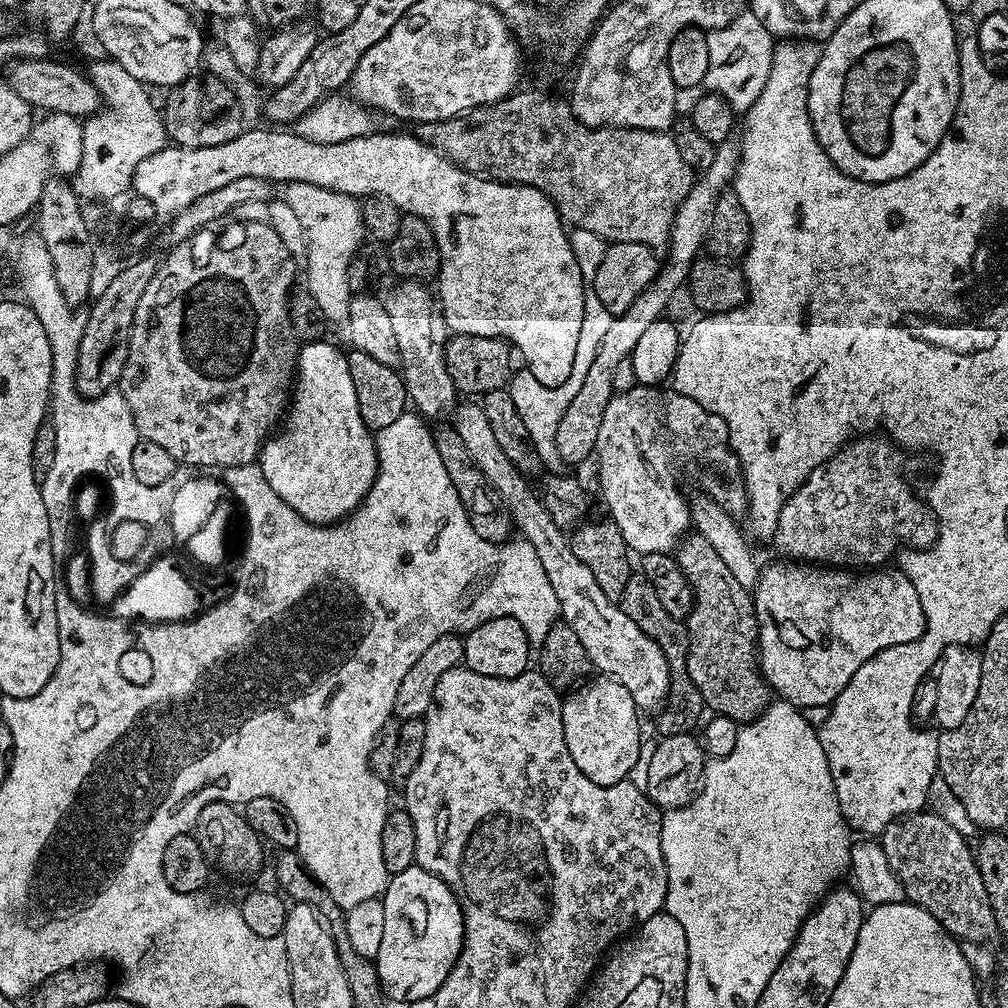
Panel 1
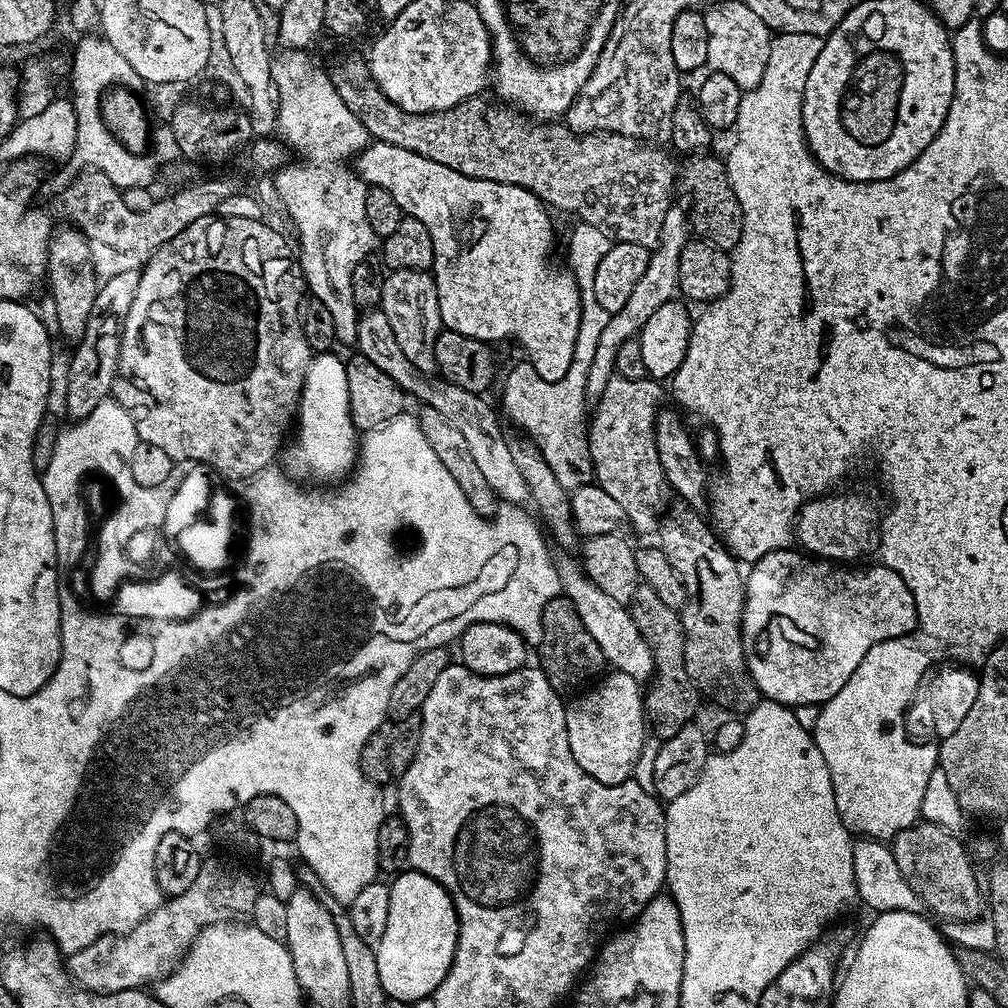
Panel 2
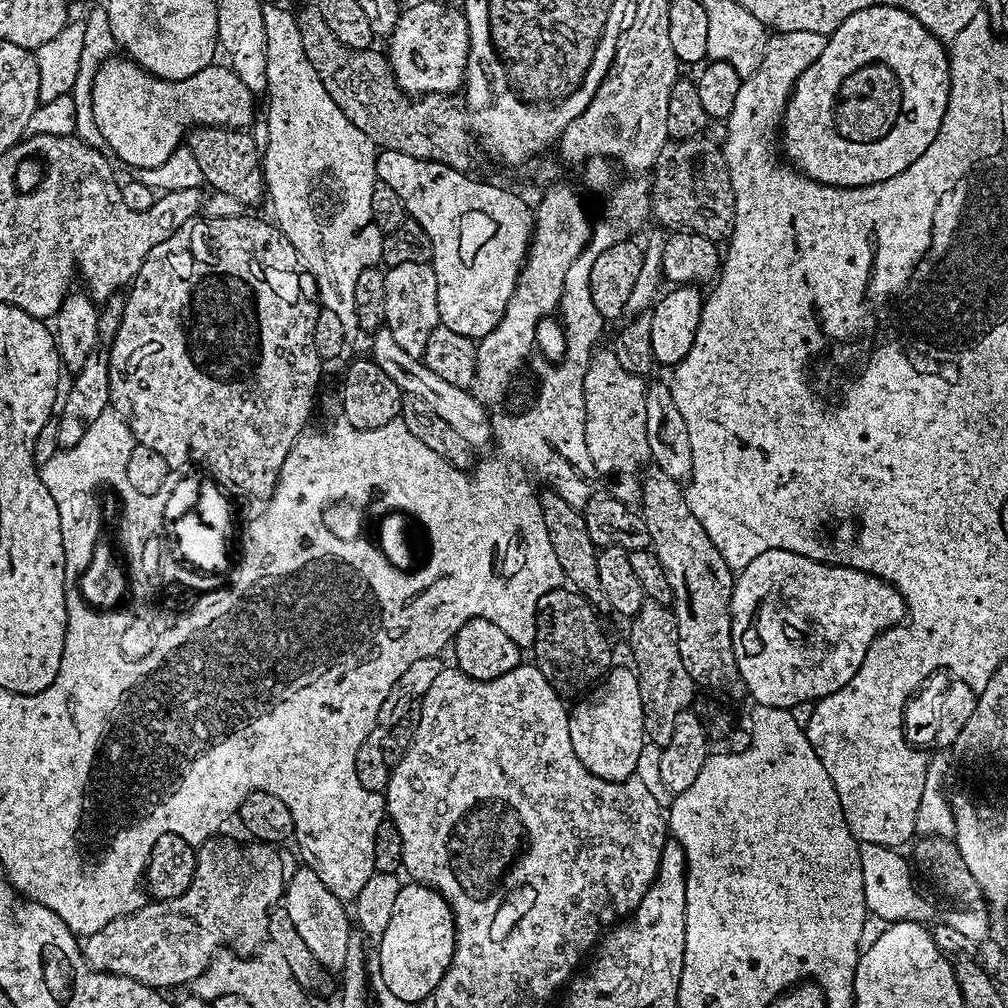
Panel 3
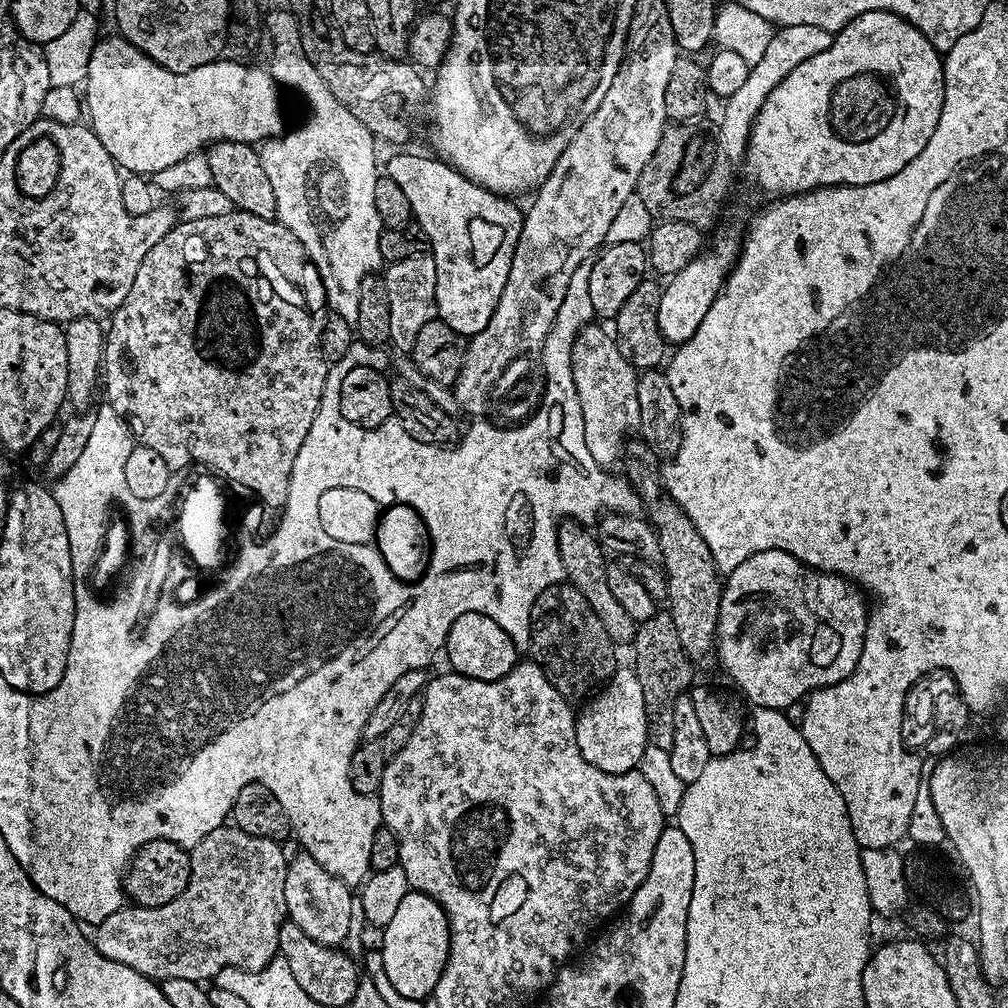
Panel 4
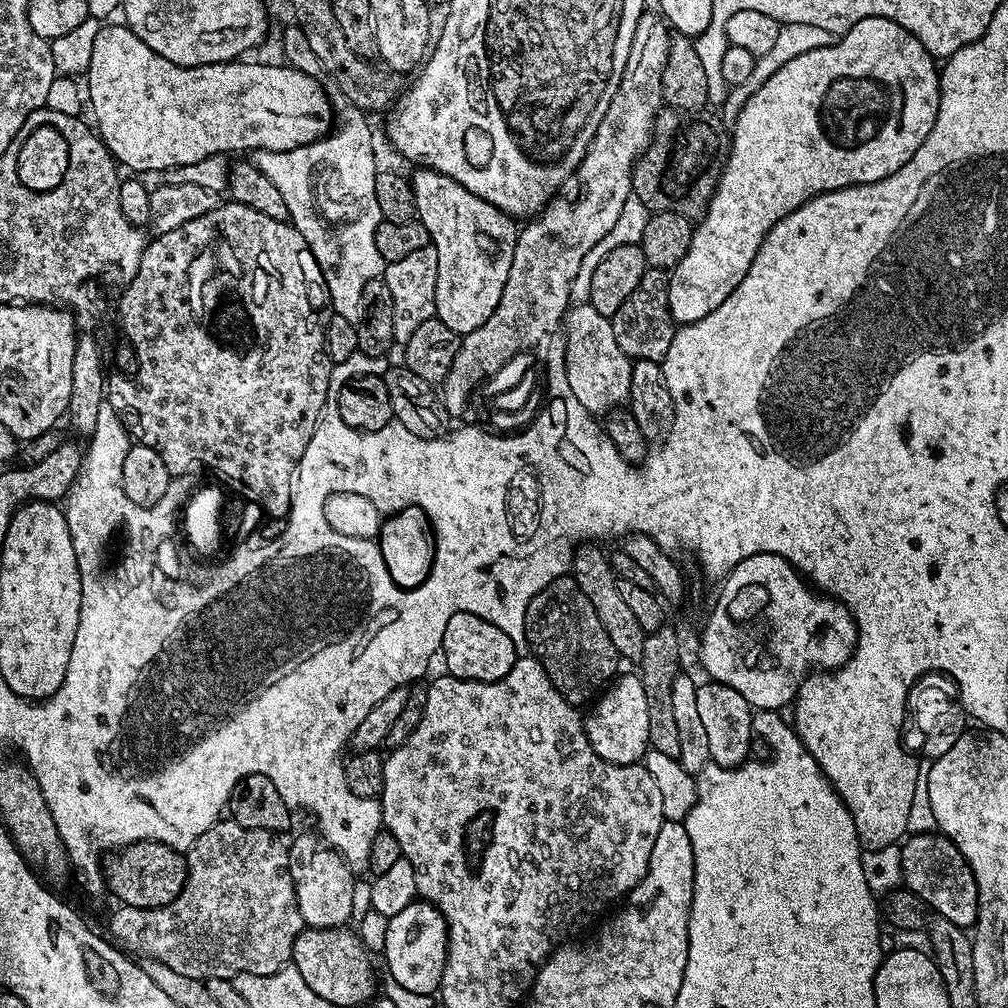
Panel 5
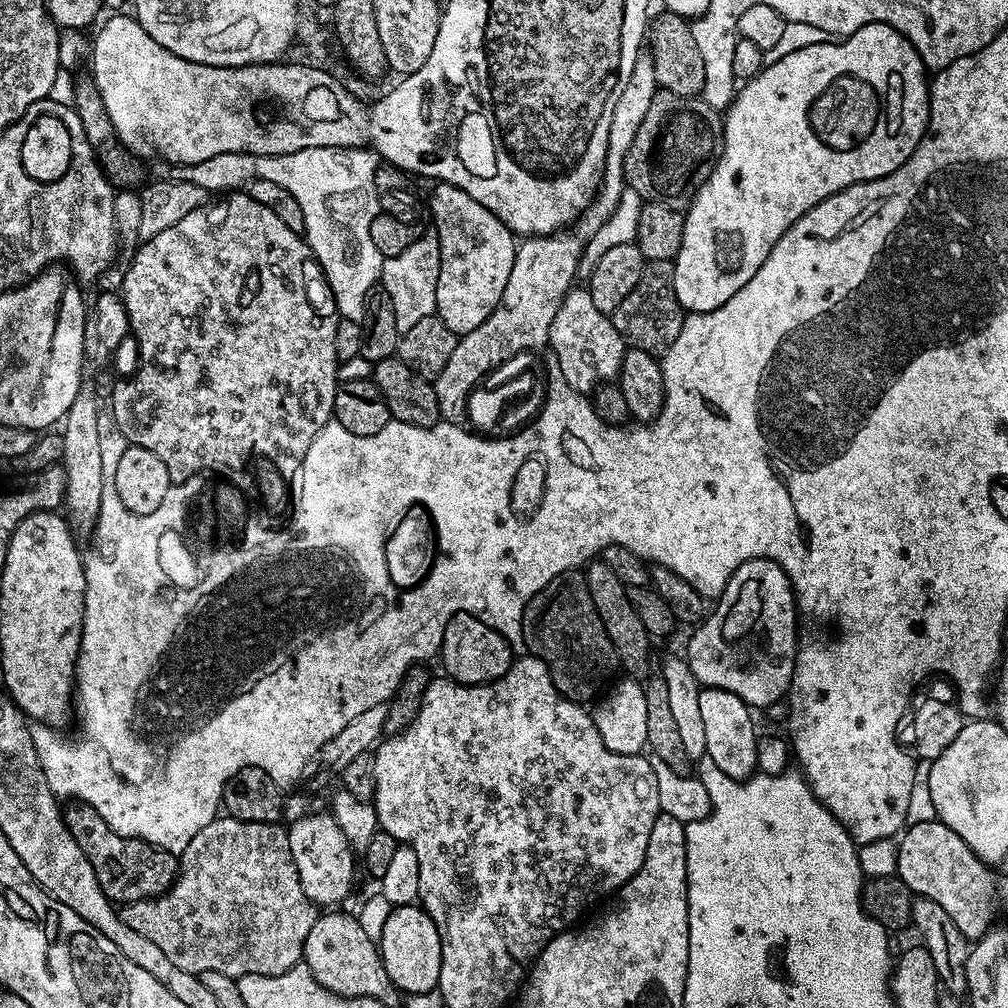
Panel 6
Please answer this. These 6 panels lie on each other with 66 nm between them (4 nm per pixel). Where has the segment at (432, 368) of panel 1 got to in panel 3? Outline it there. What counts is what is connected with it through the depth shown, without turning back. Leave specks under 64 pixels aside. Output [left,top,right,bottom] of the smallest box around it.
[384,262,440,357]

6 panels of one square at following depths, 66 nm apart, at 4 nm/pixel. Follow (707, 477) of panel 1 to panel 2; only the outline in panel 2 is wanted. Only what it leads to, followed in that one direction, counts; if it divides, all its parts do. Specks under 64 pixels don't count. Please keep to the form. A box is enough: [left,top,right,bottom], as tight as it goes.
[586,375,670,532]

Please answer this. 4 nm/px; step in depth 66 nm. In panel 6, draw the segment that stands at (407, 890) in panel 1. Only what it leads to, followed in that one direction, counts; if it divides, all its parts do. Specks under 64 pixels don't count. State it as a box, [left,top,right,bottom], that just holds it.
[378,904,442,996]

